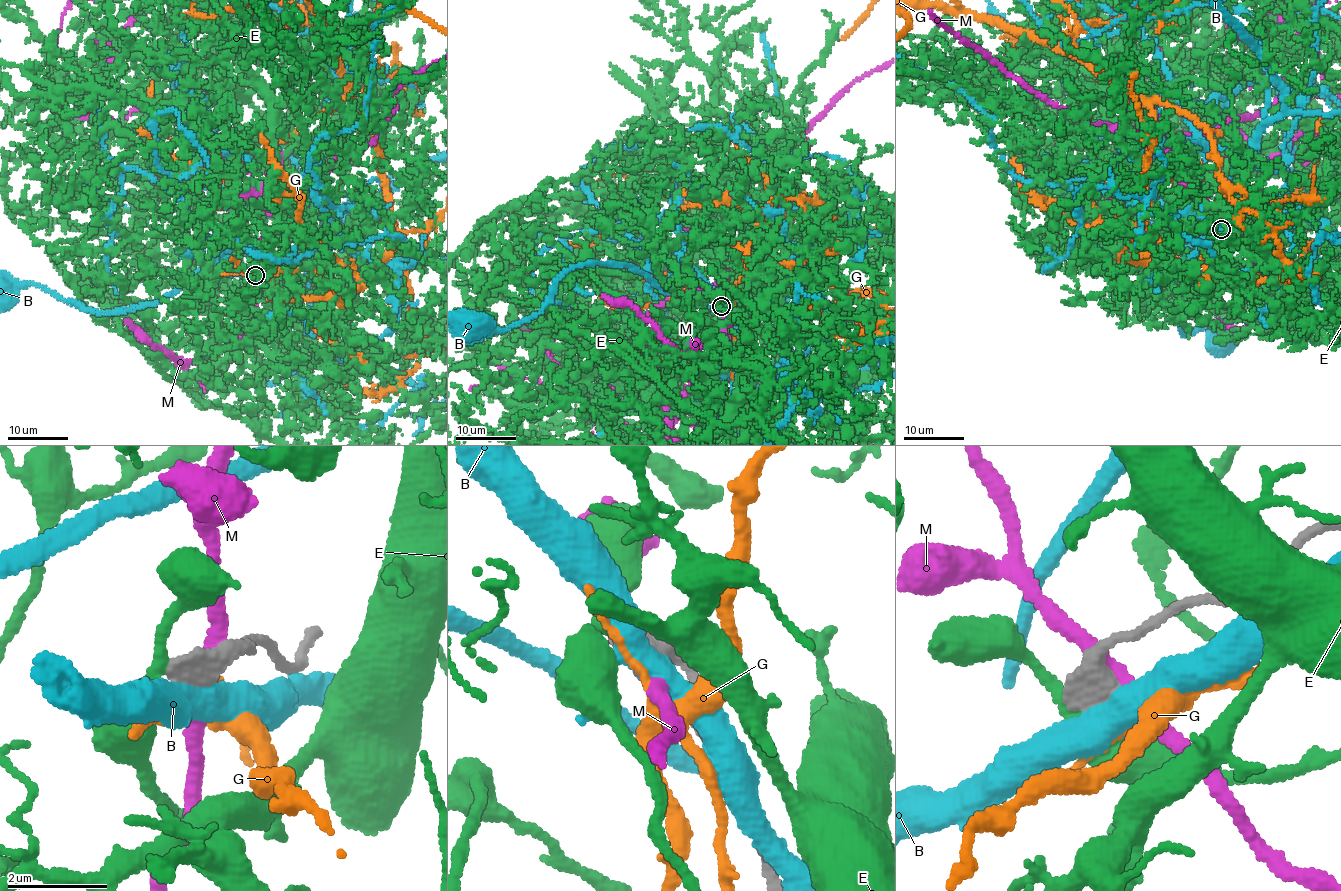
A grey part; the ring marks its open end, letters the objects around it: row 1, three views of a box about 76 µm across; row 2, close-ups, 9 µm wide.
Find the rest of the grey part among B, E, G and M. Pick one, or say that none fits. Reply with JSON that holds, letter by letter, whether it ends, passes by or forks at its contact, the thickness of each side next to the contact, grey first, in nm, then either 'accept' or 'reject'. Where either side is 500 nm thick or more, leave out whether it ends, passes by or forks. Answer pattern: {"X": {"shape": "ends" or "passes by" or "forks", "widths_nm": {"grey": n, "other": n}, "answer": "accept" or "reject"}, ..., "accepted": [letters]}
{"B": {"widths_nm": {"grey": 650, "other": 440}, "answer": "reject"}, "E": {"shape": "passes by", "widths_nm": {"grey": 380, "other": 240}, "answer": "reject"}, "G": {"shape": "passes by", "widths_nm": {"grey": 360, "other": 140}, "answer": "reject"}, "M": {"widths_nm": {"grey": 700, "other": 320}, "answer": "reject"}, "accepted": []}

